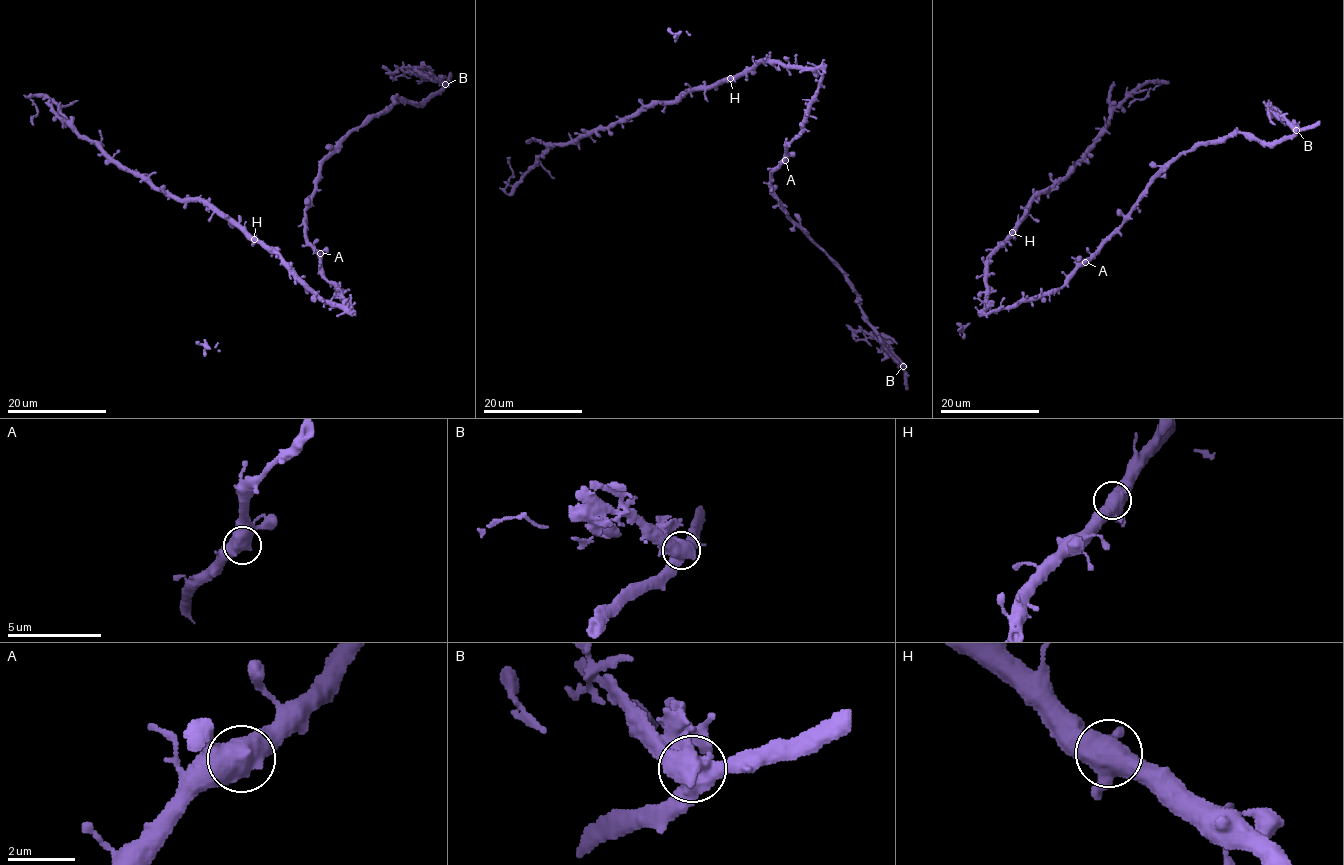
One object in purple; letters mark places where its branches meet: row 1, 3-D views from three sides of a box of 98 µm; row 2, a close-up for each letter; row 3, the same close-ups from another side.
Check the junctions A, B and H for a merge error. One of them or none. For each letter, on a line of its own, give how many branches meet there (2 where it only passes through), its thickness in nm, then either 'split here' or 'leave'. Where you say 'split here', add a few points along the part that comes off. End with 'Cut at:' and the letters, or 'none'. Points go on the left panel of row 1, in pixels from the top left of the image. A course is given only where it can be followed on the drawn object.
A: 3 branches meet; 550 nm thick; leave
B: 3 branches meet; 600 nm thick; split here; foreign part runs (445, 84), (428, 73), (408, 73), (399, 69), (389, 71), (381, 67)
H: 3 branches meet; 550 nm thick; leave
Cut at: B

